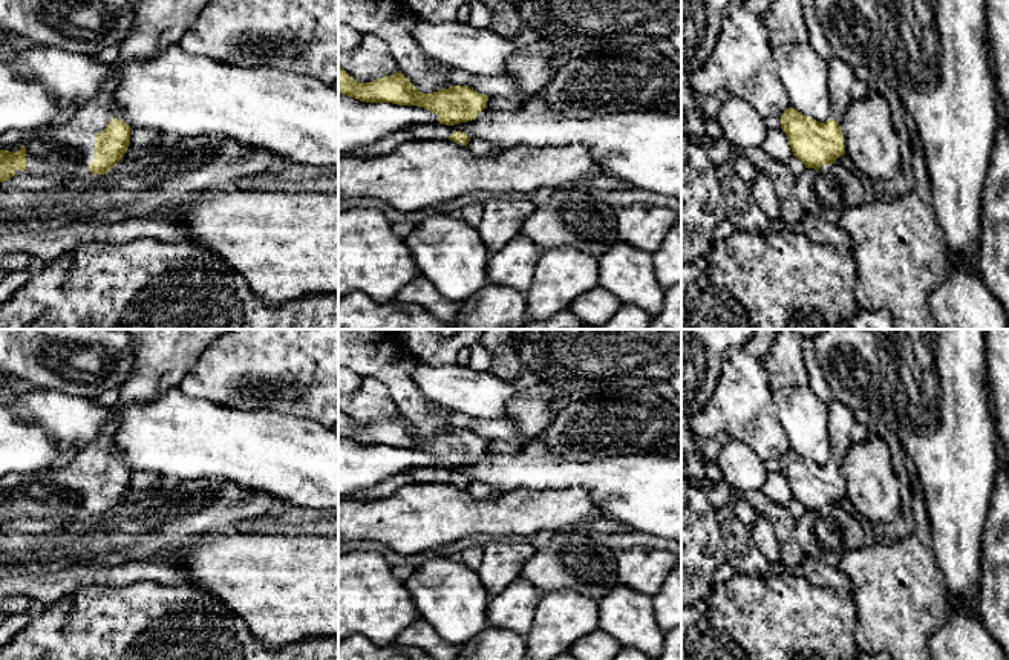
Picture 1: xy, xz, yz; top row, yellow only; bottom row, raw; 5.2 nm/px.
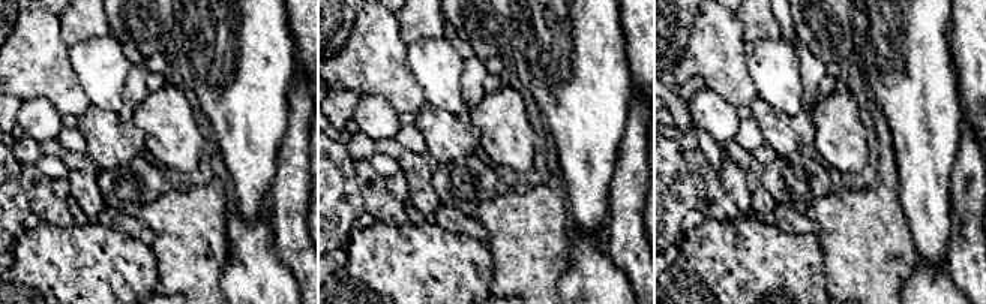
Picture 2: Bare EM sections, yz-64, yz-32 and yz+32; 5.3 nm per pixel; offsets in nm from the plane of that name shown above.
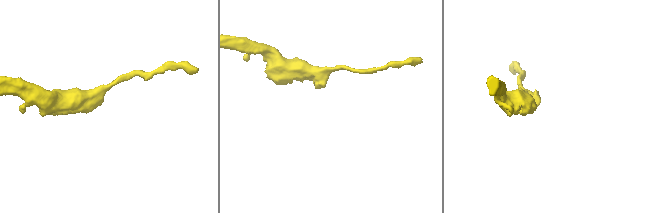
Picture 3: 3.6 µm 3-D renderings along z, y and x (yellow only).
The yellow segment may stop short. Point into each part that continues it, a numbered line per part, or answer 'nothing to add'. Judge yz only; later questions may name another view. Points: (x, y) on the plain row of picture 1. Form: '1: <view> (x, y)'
1: yz (841, 418)

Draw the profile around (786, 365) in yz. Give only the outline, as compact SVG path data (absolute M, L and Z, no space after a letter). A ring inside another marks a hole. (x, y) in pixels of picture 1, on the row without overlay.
M778 329L775 345L764 364L769 371L772 392L781 389L802 389L810 384L802 357L802 335L795 329Z

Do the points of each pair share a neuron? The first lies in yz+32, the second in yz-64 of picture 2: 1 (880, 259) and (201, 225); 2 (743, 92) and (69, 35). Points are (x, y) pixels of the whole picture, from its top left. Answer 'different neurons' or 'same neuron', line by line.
1: same neuron
2: different neurons

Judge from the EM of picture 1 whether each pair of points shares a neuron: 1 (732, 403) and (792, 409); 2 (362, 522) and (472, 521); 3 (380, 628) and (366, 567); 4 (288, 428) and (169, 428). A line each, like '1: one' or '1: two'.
1: two
2: one
3: one
4: one

